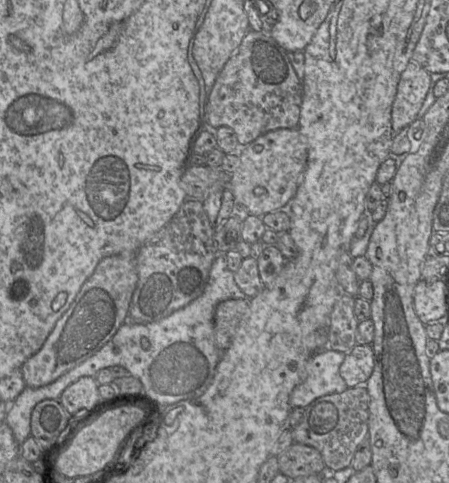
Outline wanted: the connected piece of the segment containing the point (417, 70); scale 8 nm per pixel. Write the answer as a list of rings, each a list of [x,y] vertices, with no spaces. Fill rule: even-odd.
[[[410,61],[401,74],[392,105],[392,130],[398,134],[417,119],[431,83],[431,74],[421,65]]]

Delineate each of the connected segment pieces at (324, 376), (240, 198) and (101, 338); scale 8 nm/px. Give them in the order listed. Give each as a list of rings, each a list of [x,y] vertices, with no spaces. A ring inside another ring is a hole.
[[[330,348],[314,353],[306,364],[306,378],[290,394],[290,406],[305,408],[319,397],[344,392],[348,386],[339,368],[345,355]]]
[[[281,128],[257,137],[238,151],[238,165],[229,177],[236,211],[262,217],[285,209],[300,185],[307,165],[307,143],[298,128]]]
[[[123,253],[98,262],[41,349],[21,366],[26,386],[38,388],[52,383],[95,354],[128,320],[129,306],[138,282],[136,257],[137,253]]]

